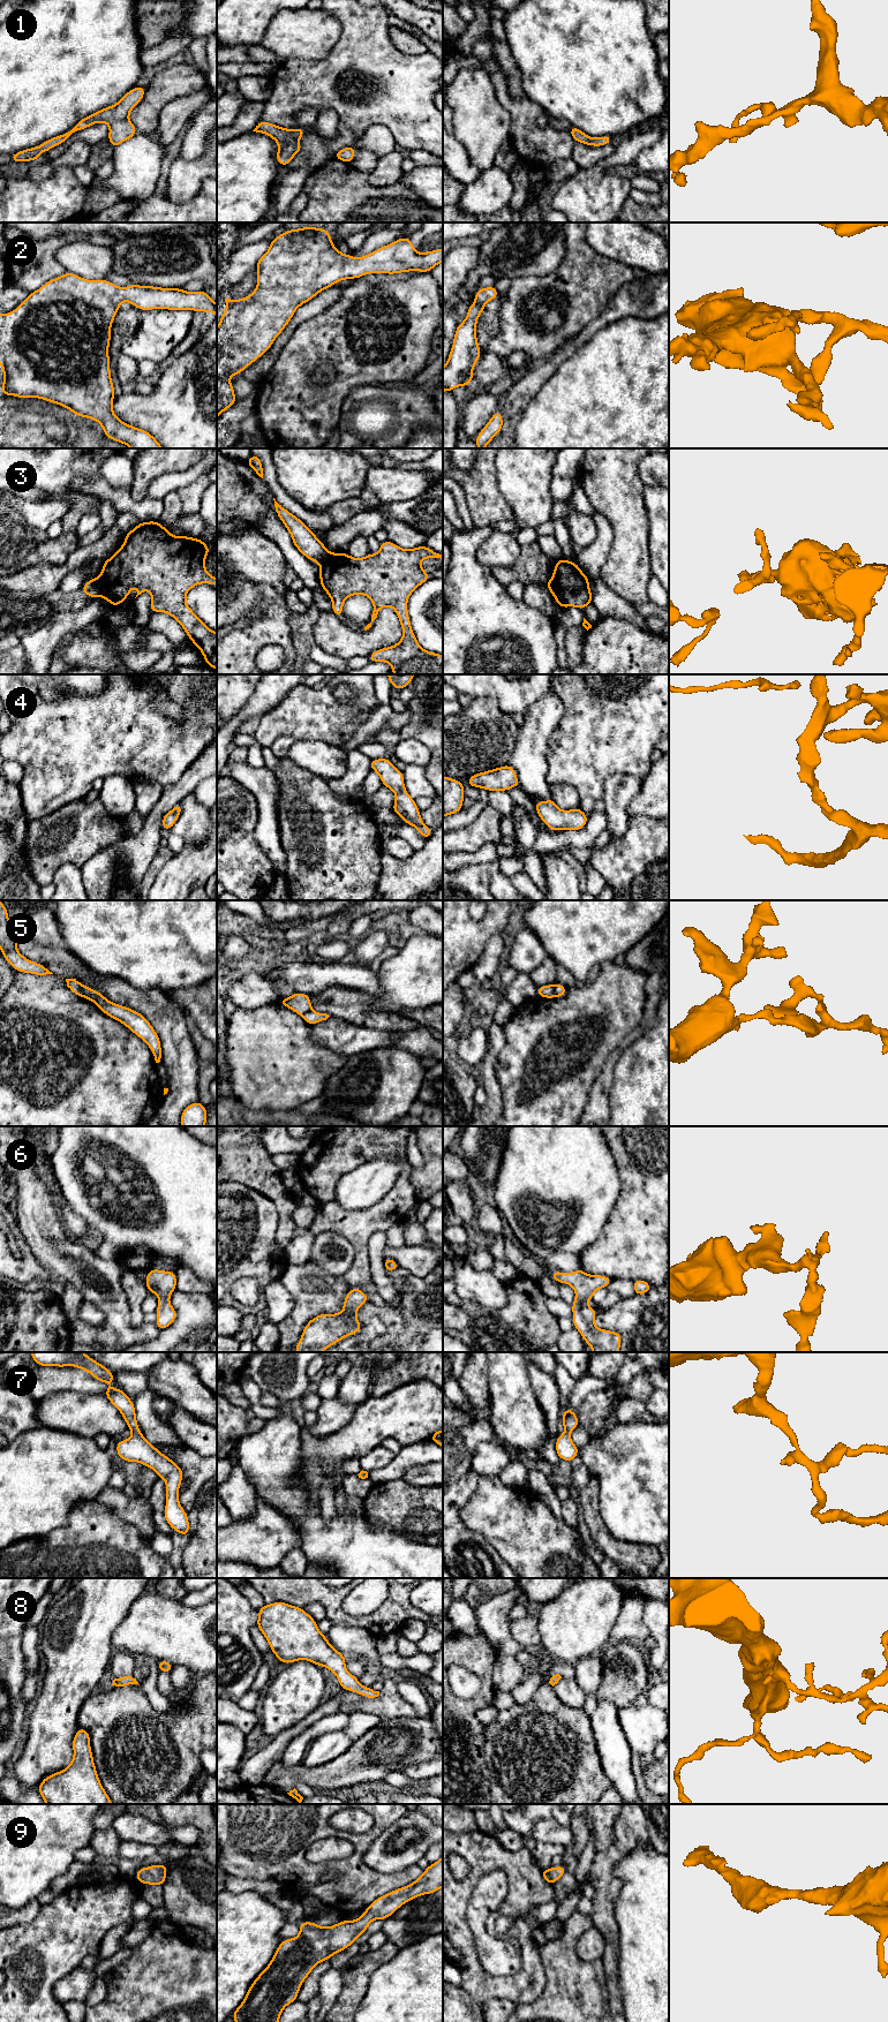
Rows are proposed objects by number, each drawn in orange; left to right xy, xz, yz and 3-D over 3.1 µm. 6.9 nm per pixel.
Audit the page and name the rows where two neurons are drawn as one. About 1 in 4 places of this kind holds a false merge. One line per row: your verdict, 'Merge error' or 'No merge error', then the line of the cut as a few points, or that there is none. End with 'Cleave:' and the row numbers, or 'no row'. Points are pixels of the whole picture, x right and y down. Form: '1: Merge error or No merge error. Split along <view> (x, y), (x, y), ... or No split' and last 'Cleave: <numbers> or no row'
1: No merge error. No split
2: No merge error. No split
3: Merge error. Split along xy (97, 578), (100, 595)
4: No merge error. No split
5: Merge error. Split along yz (556, 985), (554, 996)
6: No merge error. No split
7: No merge error. No split
8: No merge error. No split
9: No merge error. No split
Cleave: 3, 5

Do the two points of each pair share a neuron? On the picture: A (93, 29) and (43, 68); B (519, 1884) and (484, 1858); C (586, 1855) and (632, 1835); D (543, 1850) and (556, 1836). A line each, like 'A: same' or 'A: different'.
A: same
B: same
C: different
D: different

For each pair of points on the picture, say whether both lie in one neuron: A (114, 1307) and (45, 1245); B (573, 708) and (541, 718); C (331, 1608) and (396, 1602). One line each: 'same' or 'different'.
A: same
B: different
C: same

